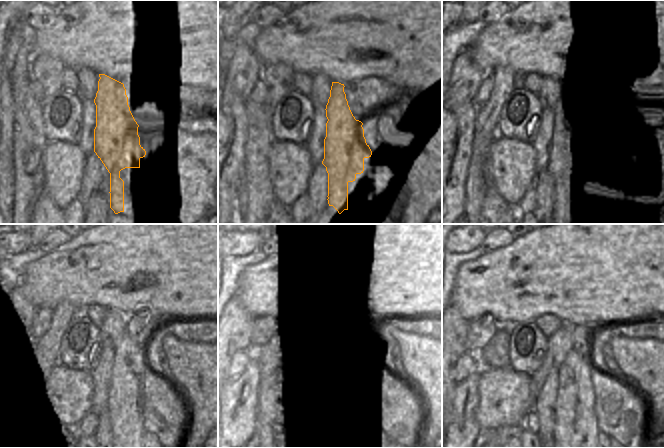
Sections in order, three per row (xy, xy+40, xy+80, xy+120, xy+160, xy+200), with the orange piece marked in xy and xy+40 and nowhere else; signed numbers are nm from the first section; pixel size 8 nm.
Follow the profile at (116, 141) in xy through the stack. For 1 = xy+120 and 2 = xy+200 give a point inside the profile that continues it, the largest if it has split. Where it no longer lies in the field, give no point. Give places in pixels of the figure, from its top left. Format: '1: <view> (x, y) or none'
1: xy+120 (125, 404)
2: xy+200 (576, 427)

